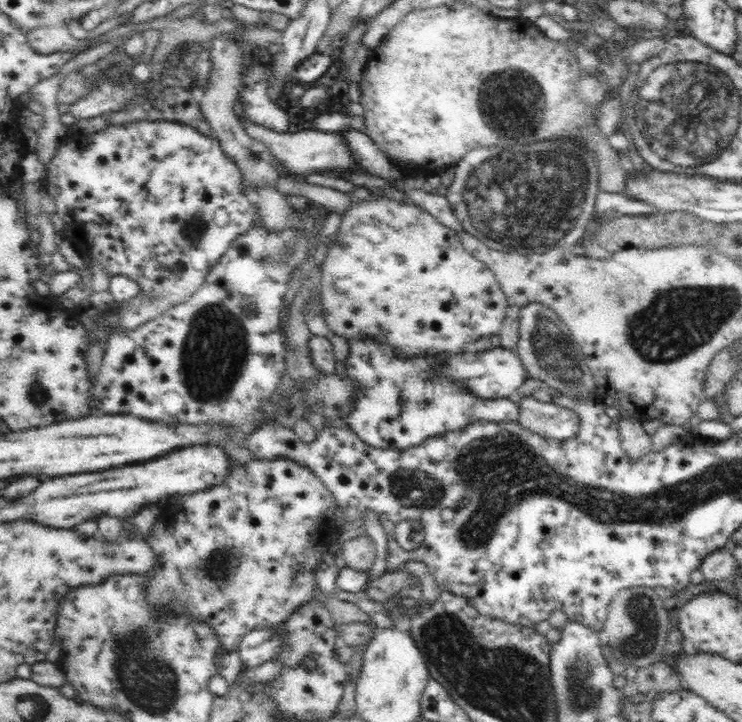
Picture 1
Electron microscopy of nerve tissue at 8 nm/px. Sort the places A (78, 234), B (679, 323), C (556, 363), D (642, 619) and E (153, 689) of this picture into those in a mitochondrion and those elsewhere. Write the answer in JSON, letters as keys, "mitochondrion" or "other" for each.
{"A":"other","B":"mitochondrion","C":"mitochondrion","D":"mitochondrion","E":"mitochondrion"}

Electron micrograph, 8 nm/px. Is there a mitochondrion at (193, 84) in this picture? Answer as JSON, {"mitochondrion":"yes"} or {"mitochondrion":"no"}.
{"mitochondrion":"no"}

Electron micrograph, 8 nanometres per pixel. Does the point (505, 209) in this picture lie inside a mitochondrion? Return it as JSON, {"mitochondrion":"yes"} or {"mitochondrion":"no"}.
{"mitochondrion":"yes"}

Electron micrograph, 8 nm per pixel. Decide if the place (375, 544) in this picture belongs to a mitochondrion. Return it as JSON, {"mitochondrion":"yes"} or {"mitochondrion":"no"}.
{"mitochondrion":"no"}

